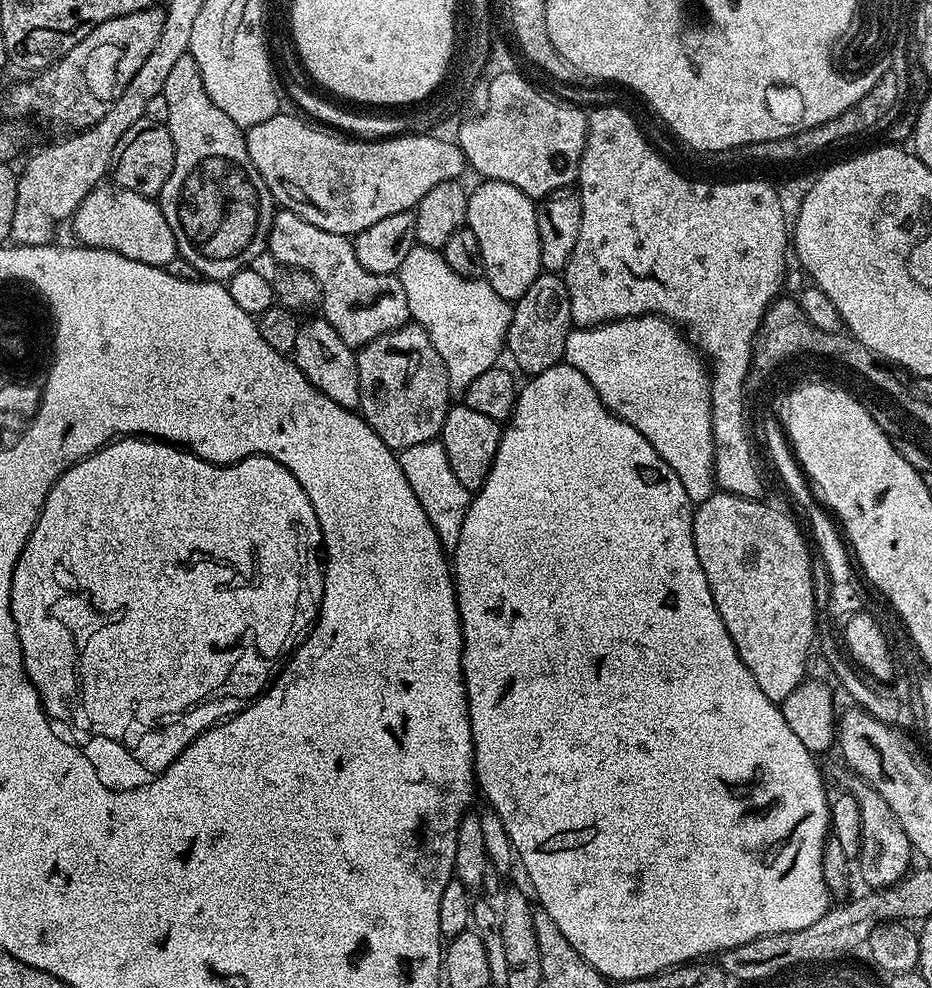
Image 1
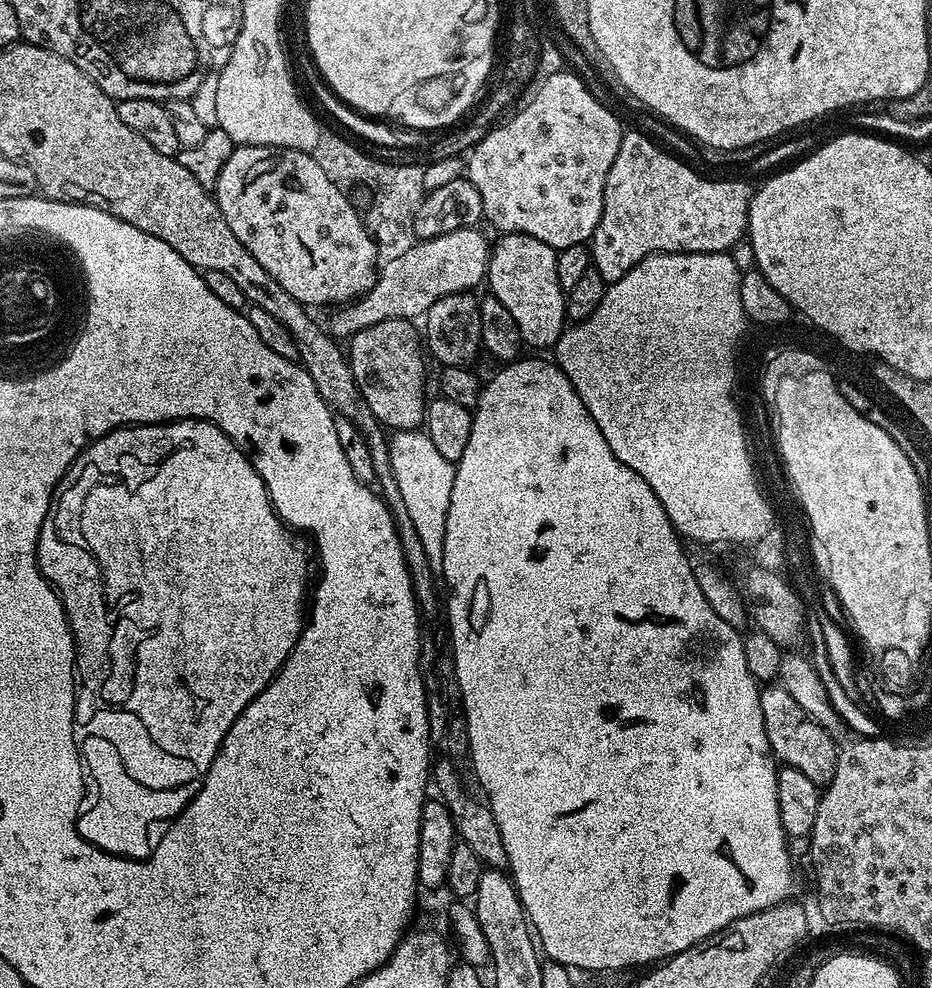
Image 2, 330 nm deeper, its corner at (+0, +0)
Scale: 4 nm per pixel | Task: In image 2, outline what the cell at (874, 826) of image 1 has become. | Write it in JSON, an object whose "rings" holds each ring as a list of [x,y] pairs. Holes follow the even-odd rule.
{"rings":[[[768,686],[761,691],[762,722],[766,726],[766,738],[772,747],[772,755],[781,765],[802,770],[810,782],[817,786],[826,786],[834,778],[838,747],[828,732],[794,698],[785,688]]]}

